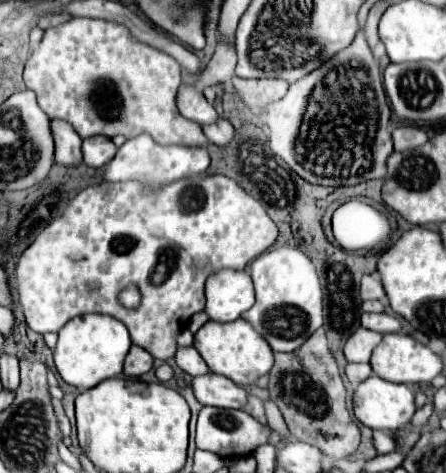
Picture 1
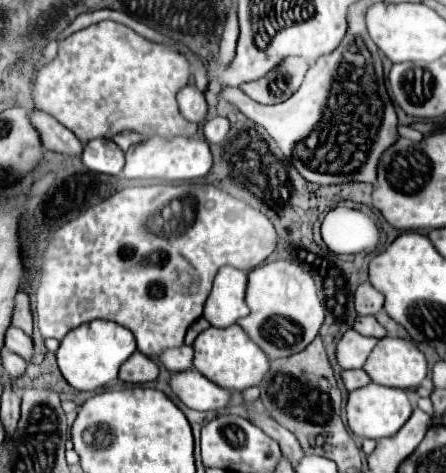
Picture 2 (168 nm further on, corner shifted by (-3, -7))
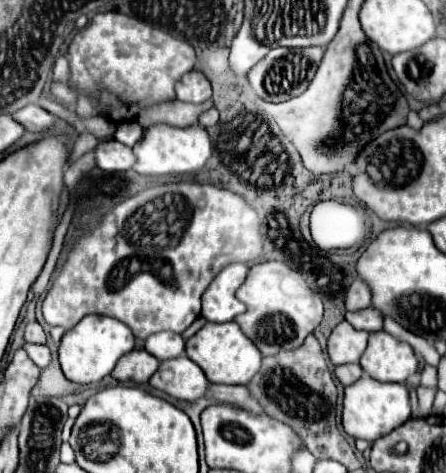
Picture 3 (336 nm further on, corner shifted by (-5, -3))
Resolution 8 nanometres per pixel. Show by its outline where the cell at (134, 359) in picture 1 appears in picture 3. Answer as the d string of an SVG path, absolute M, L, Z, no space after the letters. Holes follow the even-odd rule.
M134 350L122 356L122 360L118 360L112 376L120 382L132 380L136 384L144 384L158 370L158 366L160 362L154 356L150 356L146 350Z

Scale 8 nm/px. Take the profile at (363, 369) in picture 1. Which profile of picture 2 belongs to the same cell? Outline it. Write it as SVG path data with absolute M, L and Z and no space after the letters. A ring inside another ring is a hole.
M342 370L342 382L346 386L346 390L356 390L362 388L370 382L370 376L364 370Z

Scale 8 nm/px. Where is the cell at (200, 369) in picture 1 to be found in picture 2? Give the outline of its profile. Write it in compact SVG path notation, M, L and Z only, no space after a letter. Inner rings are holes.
M182 344L180 348L168 348L168 352L162 352L158 356L160 364L164 364L166 370L170 372L182 372L192 368L192 346Z

